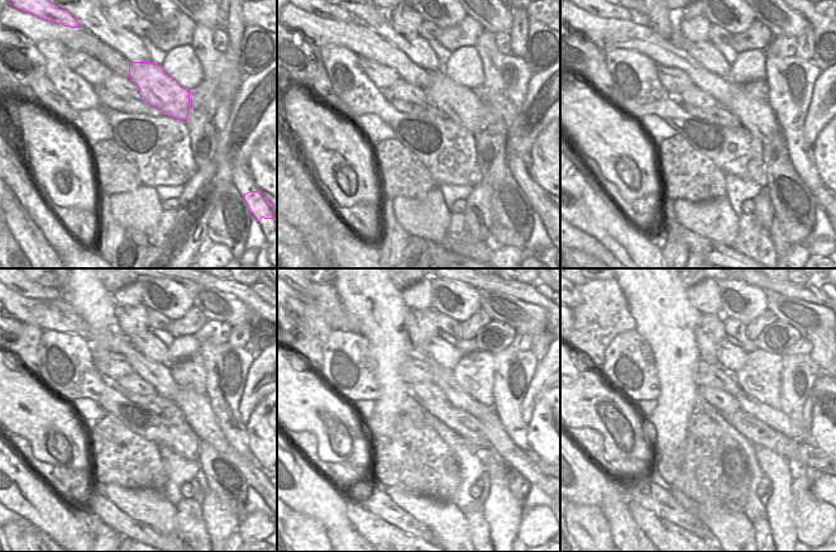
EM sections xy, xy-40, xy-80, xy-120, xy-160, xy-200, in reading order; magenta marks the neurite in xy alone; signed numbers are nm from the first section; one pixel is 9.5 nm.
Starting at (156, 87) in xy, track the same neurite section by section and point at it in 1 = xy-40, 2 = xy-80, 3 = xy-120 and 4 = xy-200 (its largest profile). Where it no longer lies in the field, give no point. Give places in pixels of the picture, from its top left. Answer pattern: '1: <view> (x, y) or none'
1: xy-40 (461, 104)
2: xy-80 (755, 115)
3: xy-120 (196, 408)
4: xy-200 (810, 471)

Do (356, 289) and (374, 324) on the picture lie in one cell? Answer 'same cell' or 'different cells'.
same cell

